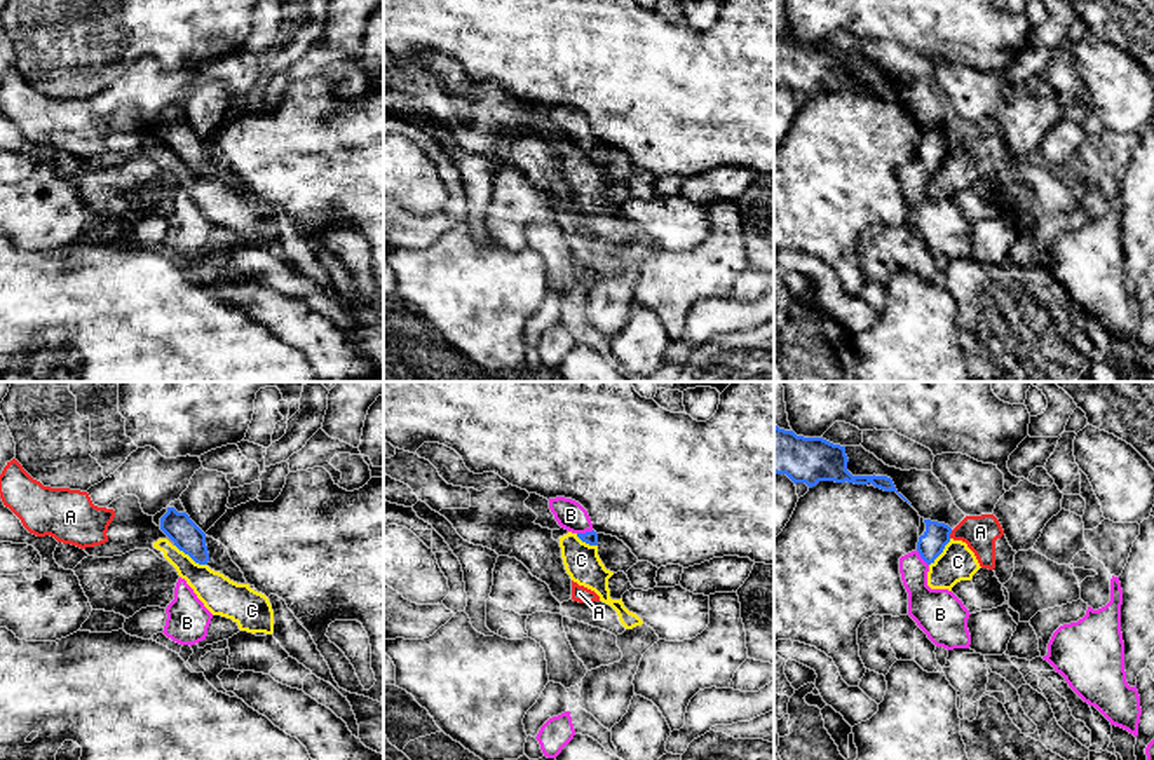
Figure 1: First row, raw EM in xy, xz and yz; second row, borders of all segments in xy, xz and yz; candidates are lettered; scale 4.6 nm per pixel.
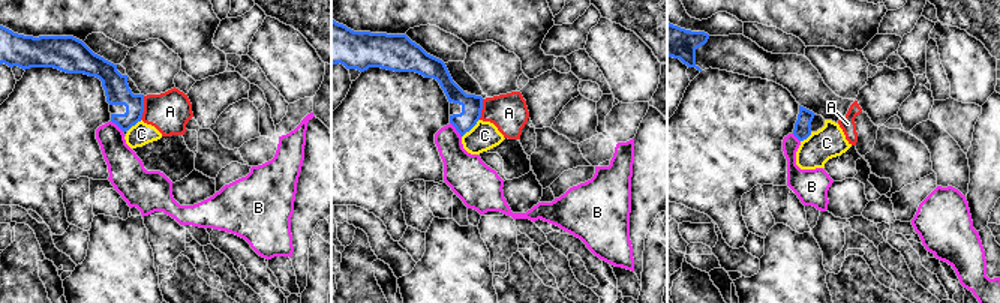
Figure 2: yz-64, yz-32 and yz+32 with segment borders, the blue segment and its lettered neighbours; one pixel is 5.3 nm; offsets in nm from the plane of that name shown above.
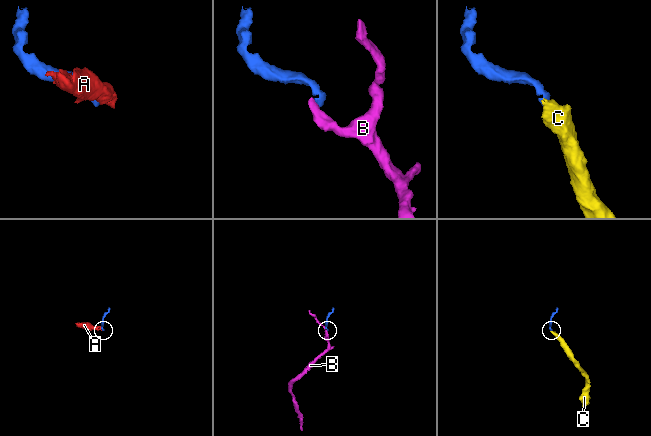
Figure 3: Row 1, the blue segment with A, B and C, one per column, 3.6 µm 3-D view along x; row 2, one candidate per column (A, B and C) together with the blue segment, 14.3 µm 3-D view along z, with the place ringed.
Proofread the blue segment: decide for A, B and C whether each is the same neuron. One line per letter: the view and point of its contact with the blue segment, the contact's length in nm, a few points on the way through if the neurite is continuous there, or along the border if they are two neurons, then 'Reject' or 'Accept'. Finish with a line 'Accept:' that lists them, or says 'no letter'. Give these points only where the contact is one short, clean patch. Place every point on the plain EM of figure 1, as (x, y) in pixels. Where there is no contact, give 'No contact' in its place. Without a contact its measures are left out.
A: Touches blue at yz (950, 142). Shared border 40 nm. Boundary: yz (952, 140), (949, 147). Reject
B: Touches blue at xz (586, 142). Shared border 80 nm. Path across: xz (590, 147), (586, 142), (570, 124). Accept
C: Touches blue at xy (190, 166). Shared border 180 nm. Boundary: xy (175, 154), (196, 171), (206, 175). Reject
Accept: B

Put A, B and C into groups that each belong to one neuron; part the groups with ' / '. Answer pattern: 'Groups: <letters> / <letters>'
Groups: A C / B

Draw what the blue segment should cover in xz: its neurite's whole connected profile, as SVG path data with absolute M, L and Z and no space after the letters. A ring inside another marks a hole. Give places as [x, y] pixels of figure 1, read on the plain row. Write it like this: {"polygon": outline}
{"polygon": "M556 106L549 108L549 119L561 138L575 143L589 155L598 155L598 143L593 139L587 120L579 112Z"}

